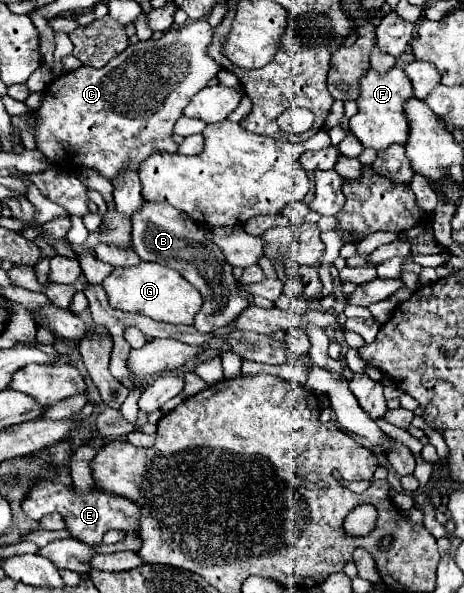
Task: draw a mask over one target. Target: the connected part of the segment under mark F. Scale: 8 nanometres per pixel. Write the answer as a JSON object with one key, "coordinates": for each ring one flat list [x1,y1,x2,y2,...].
{"coordinates":[[393,66,387,72,377,72,373,68,359,82,359,98,357,106,359,112,349,120,351,132,359,138,363,146,381,150,389,144,405,144,407,142,407,120,403,114,403,104,413,96,413,86,409,78,399,66]]}

